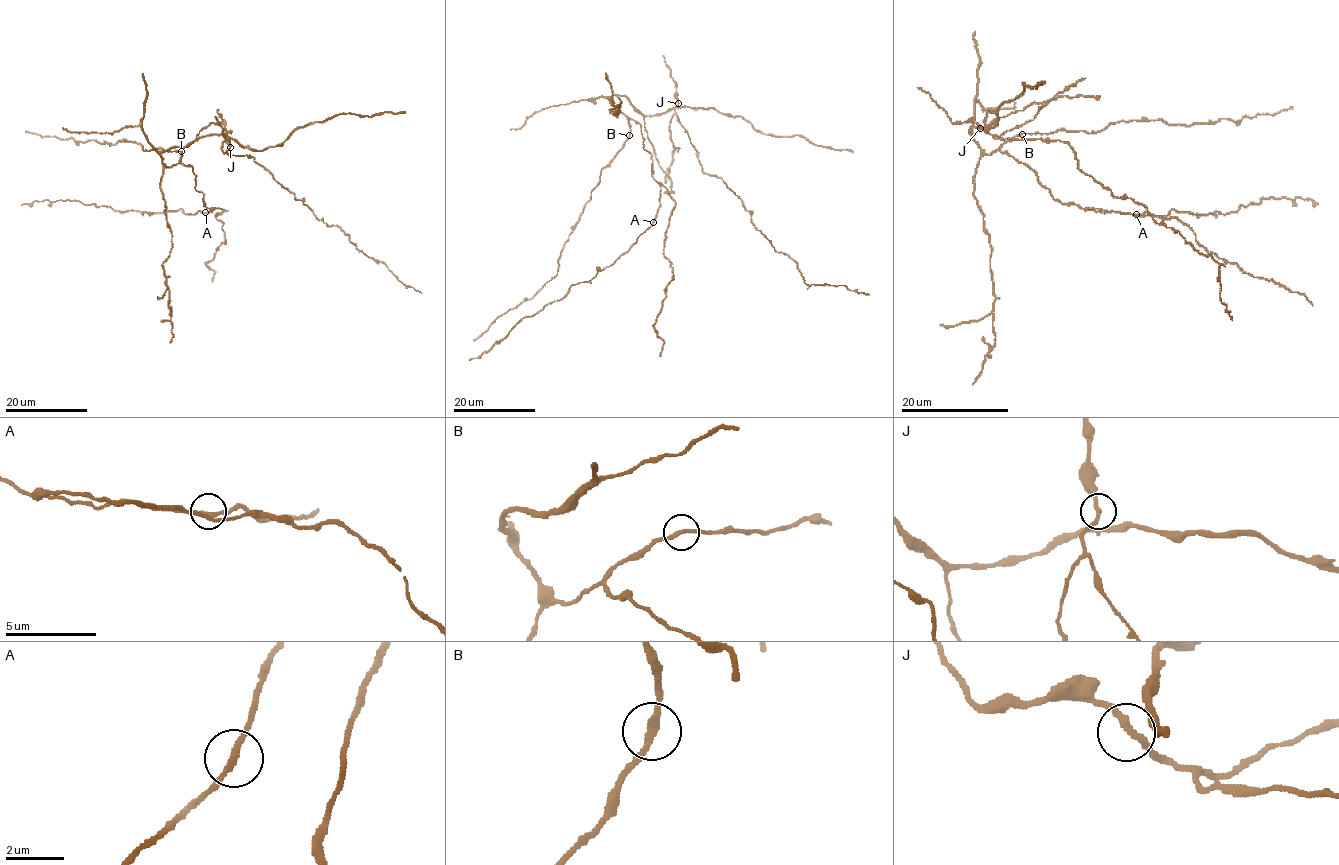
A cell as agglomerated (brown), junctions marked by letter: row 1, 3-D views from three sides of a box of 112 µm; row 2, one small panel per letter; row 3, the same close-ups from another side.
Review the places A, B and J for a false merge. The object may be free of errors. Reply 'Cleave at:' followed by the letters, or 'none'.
Cleave at: none

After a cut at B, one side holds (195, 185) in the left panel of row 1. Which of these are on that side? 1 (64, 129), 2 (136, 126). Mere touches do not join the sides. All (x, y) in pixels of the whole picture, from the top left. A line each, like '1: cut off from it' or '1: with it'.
1: with it
2: with it

